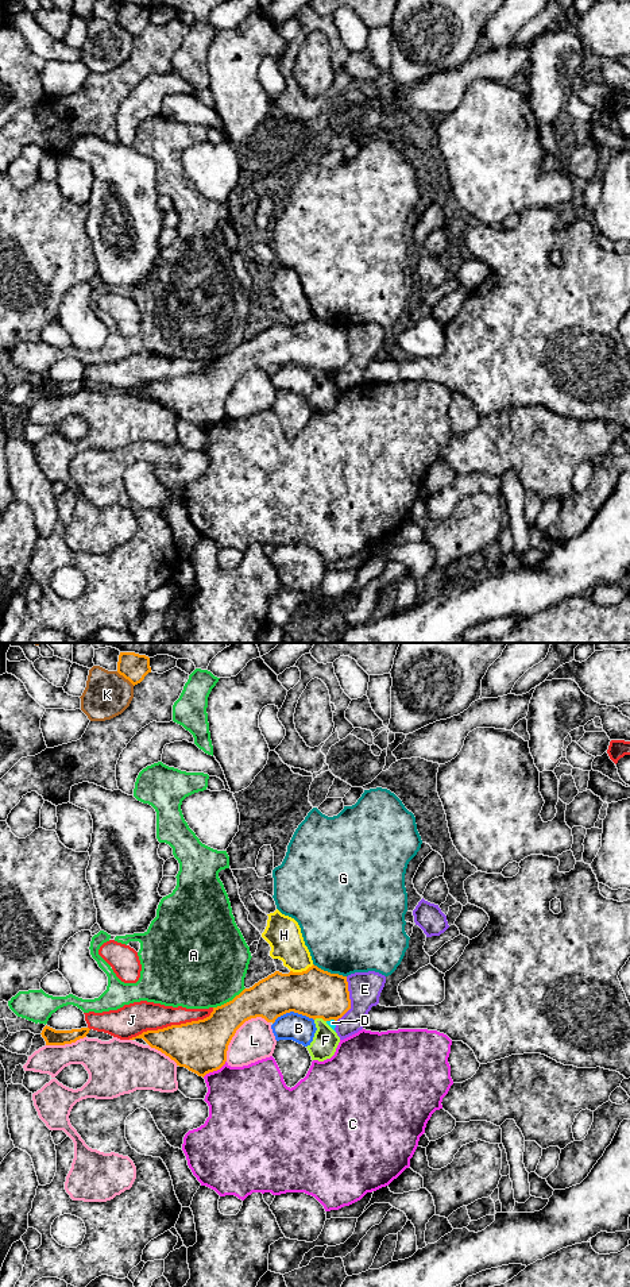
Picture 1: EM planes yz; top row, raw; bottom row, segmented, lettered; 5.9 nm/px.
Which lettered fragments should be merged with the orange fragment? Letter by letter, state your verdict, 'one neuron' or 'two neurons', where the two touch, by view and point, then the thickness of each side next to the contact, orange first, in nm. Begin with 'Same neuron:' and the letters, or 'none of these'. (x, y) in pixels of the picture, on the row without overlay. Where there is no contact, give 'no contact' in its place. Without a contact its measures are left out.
Same neuron: none of these
A: two neurons; meets orange in yz at (230, 353); 240 nm thick on the orange side, 480 nm on the other
B: two neurons; meets orange in yz at (292, 362); 300 nm thick on the orange side, 160 nm on the other
C: two neurons; meets orange in yz at (215, 422); 300 nm thick on the orange side, 420 nm on the other
D: two neurons; meets orange in yz at (331, 370); 300 nm thick on the orange side, 50 nm on the other
E: two neurons; meets orange in yz at (350, 351); 300 nm thick on the orange side, 190 nm on the other
F: two neurons; meets orange in yz at (320, 369); 300 nm thick on the orange side, 150 nm on the other
G: two neurons; meets orange in yz at (329, 324); 300 nm thick on the orange side, 480 nm on the other
H: two neurons; meets orange in yz at (302, 323); 300 nm thick on the orange side, 200 nm on the other
J: two neurons; meets orange in yz at (172, 377); 300 nm thick on the orange side, 190 nm on the other
K: two neurons; meets orange in yz at (126, 30); 160 nm thick on the orange side, 280 nm on the other
L: two neurons; meets orange in yz at (238, 380); 300 nm thick on the orange side, 240 nm on the other

